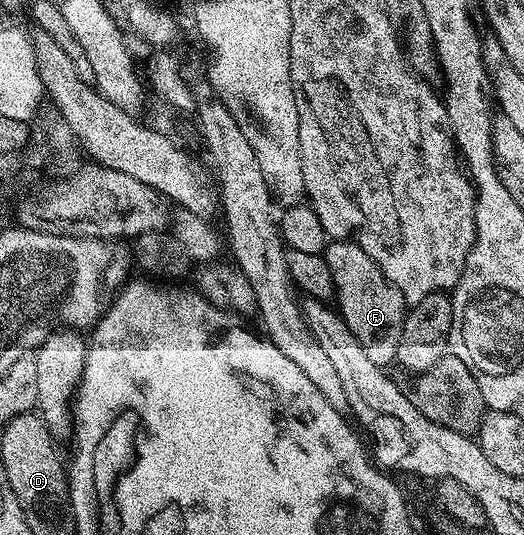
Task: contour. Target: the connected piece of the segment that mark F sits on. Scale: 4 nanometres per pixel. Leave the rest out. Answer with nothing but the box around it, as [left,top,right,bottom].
[323,240,407,367]

